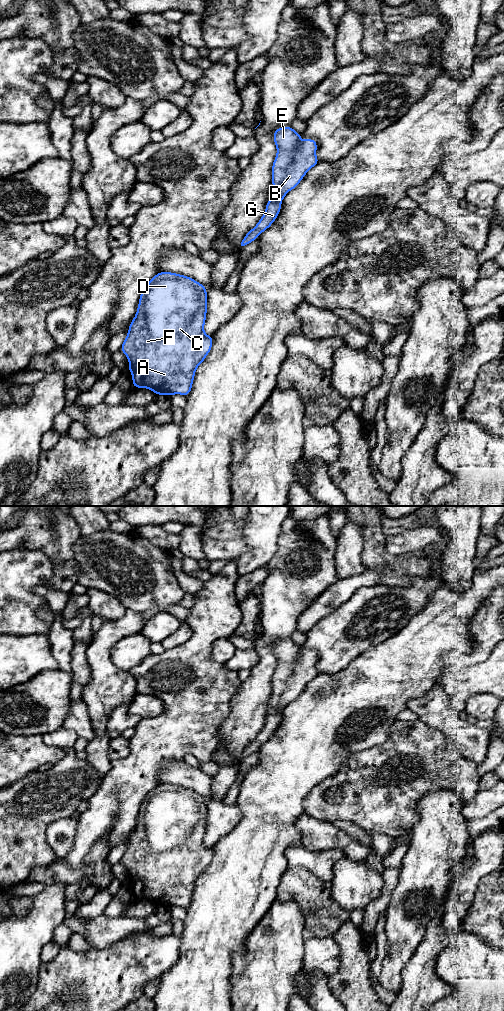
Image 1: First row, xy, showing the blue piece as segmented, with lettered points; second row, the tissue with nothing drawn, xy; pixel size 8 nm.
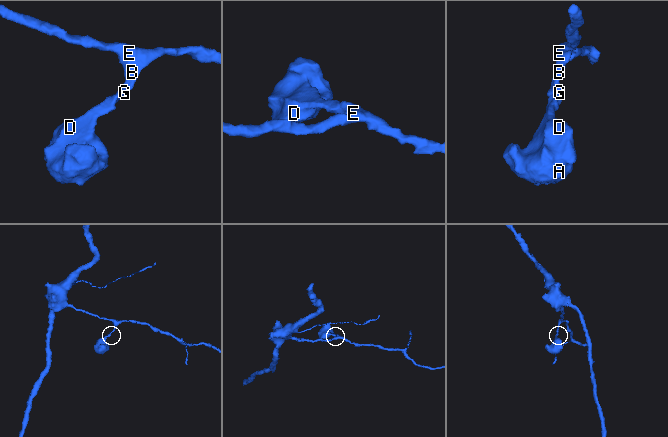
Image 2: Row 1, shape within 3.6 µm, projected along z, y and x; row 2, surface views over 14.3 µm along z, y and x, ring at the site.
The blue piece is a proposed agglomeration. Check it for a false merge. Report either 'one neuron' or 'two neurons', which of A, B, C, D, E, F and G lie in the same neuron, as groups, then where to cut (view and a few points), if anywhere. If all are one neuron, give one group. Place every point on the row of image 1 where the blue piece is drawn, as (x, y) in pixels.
one neuron; A B C D E F G; no cut

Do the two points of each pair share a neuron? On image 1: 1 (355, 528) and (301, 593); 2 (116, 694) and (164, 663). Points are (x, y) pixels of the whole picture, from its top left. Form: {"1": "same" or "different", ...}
{"1": "different", "2": "different"}

